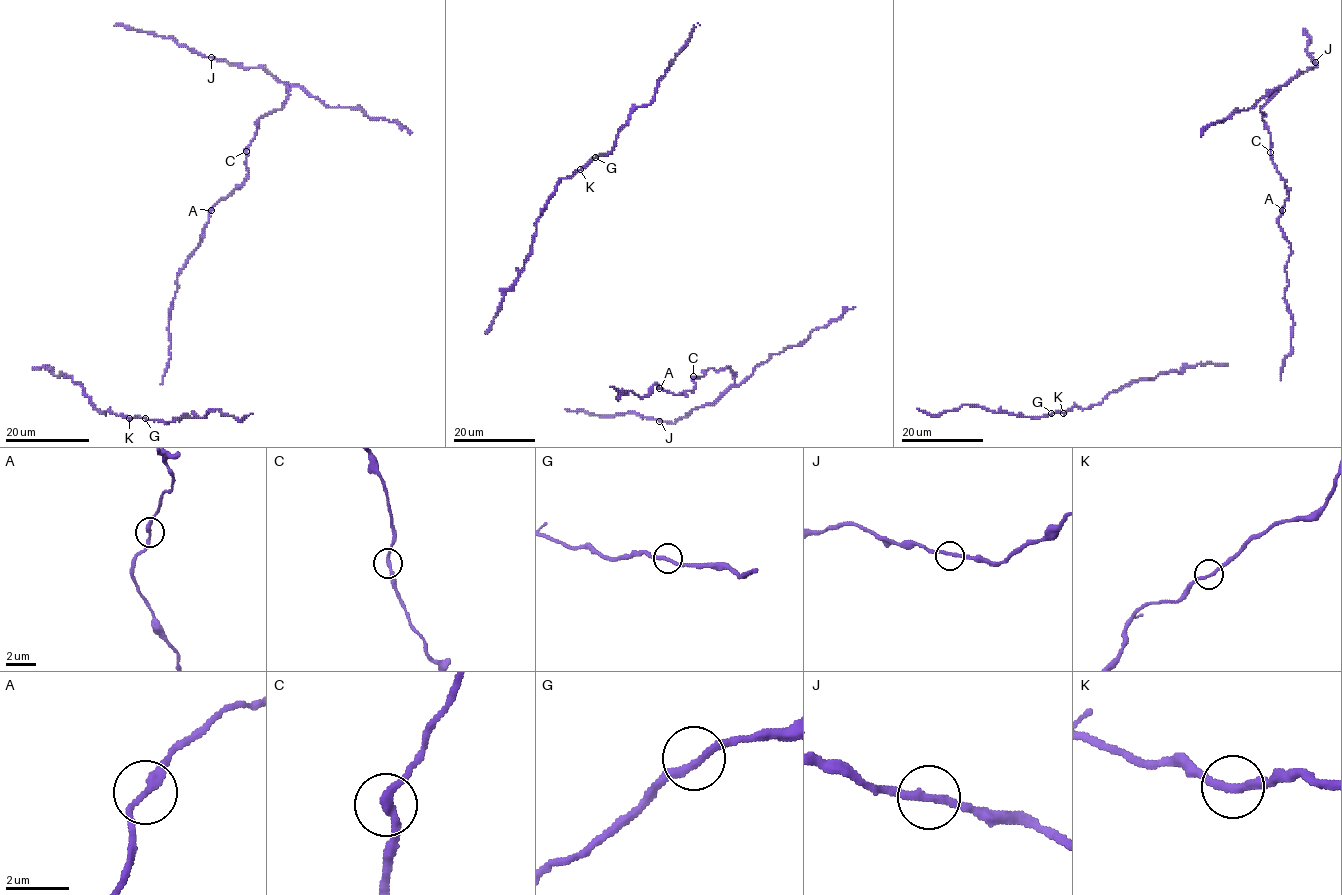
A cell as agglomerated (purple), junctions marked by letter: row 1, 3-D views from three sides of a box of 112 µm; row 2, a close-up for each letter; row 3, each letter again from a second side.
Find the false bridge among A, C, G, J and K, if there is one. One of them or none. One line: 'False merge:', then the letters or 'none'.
False merge: A

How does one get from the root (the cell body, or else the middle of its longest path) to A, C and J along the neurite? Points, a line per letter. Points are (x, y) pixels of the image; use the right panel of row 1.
A: (1283, 367), (1291, 353), (1293, 320), (1284, 298), (1289, 283), (1285, 266), (1290, 244), (1278, 223), (1282, 210)
C: (1283, 367), (1291, 353), (1293, 320), (1284, 298), (1290, 244), (1278, 217), (1288, 192), (1270, 152)
J: (1283, 367), (1293, 320), (1284, 298), (1290, 244), (1278, 217), (1288, 192), (1260, 111), (1315, 62)

